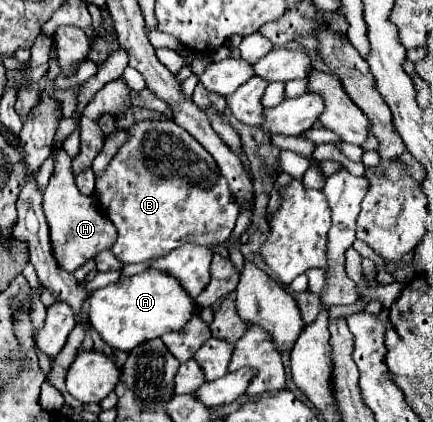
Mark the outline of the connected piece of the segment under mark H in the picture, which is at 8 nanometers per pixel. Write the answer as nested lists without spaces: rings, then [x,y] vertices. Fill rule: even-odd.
[[[62,148],[56,150],[54,176],[50,178],[50,184],[44,190],[44,214],[50,226],[50,244],[52,244],[54,258],[58,266],[64,268],[66,272],[74,272],[84,262],[94,258],[98,252],[108,250],[116,240],[114,224],[96,206],[92,206],[90,196],[78,192],[74,184],[72,160]]]

